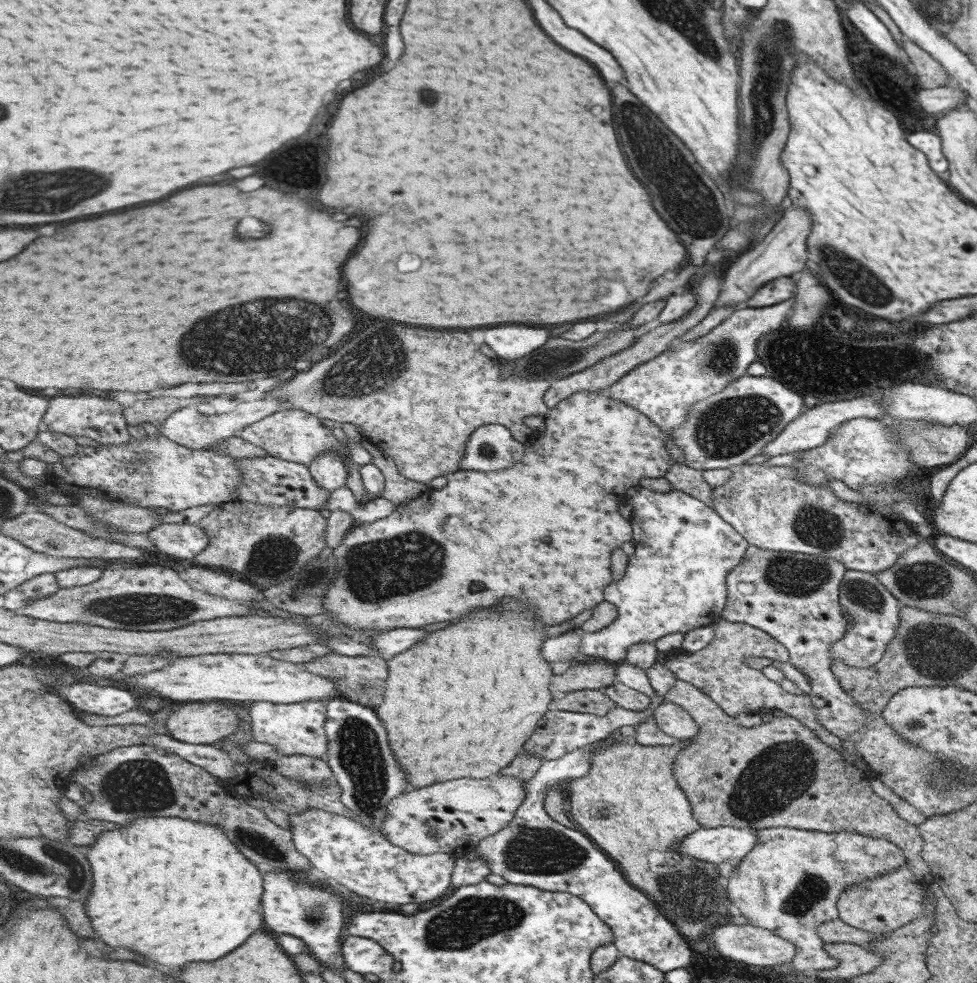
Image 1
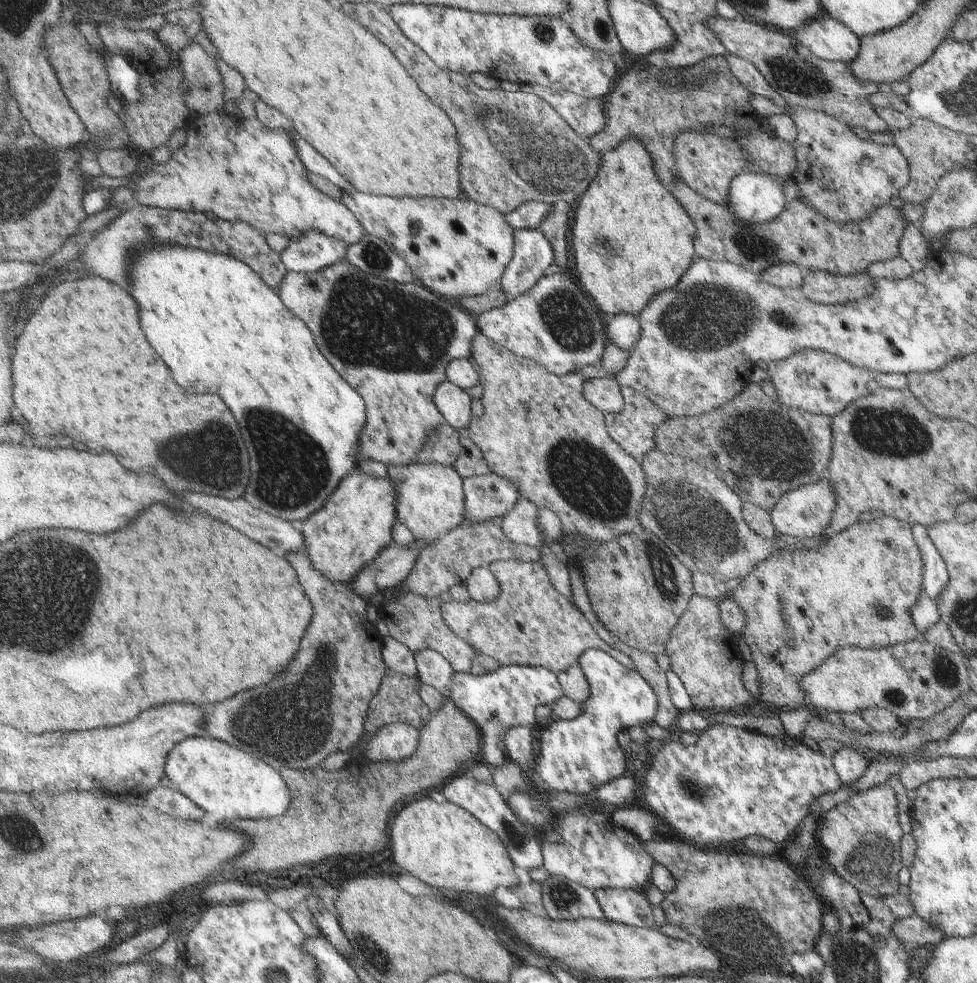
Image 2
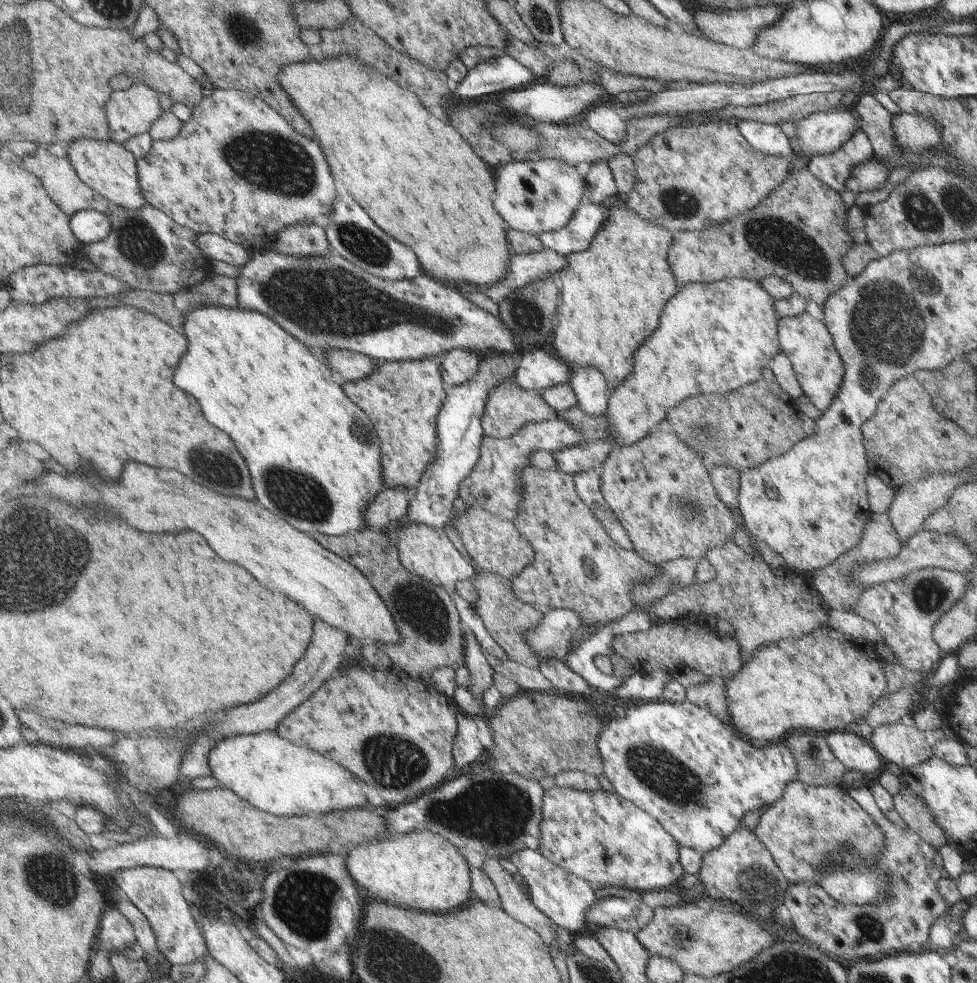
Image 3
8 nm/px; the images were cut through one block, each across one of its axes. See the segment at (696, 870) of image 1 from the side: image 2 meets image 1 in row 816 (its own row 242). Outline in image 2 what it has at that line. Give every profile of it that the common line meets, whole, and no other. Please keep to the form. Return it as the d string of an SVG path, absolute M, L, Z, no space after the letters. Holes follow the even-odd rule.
M625 138L613 150L600 154L600 158L599 170L589 187L577 196L579 206L575 210L571 228L573 251L570 252L570 256L575 256L575 272L583 290L587 290L591 298L595 298L595 306L604 315L638 316L655 297L663 294L663 290L674 289L683 278L683 274L686 274L685 270L689 268L693 256L695 226L683 210L682 204L671 194L669 186L663 184L655 175L654 162L639 140ZM597 238L615 238L611 242L615 244L617 254L607 256L607 242L597 242Z

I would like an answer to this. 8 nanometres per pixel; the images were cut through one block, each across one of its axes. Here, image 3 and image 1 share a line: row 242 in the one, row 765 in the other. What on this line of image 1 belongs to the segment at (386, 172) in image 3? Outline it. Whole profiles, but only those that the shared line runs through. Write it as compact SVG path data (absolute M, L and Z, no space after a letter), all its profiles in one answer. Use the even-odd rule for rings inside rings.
M503 598L503 602L499 602L499 606L495 606L493 610L473 610L471 614L467 614L467 618L461 618L457 624L450 624L443 629L428 632L423 639L406 651L387 660L389 673L383 688L383 702L375 708L375 714L382 725L387 726L387 730L391 730L391 746L395 746L395 758L399 758L403 766L407 766L407 774L411 774L408 781L413 788L418 789L461 777L481 780L497 776L501 773L501 768L505 768L513 760L513 756L521 750L523 742L529 740L529 734L537 728L537 720L541 720L547 714L547 704L551 702L551 668L543 658L540 648L548 637L543 633L545 625L537 622L535 614L525 614L525 612L527 612L527 606L521 604L517 598L511 598L511 600Z

